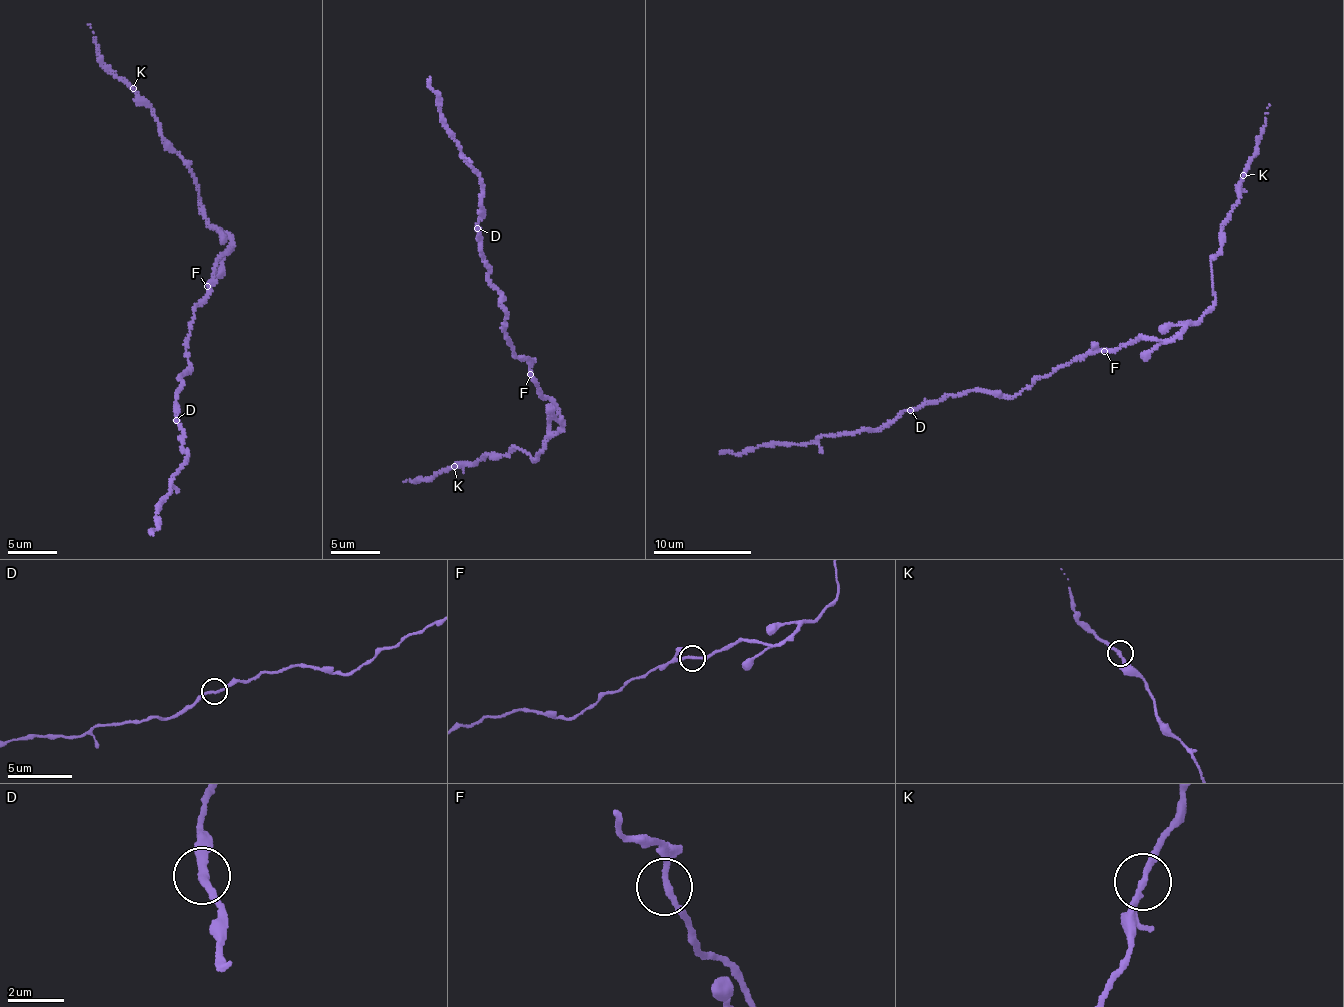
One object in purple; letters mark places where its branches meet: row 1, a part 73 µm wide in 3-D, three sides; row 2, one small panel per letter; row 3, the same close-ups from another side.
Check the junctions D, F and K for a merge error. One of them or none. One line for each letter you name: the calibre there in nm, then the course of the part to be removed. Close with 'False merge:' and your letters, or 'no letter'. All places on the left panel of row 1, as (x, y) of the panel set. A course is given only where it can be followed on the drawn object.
False merge: no letter

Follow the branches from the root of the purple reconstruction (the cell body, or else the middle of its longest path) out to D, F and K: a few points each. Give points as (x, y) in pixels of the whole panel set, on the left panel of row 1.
D: (195, 309), (186, 339), (190, 369), (180, 379), (177, 421)
F: (195, 309), (208, 293), (207, 286)
K: (195, 309), (231, 242), (205, 218), (189, 164), (162, 135), (154, 109), (133, 89)

